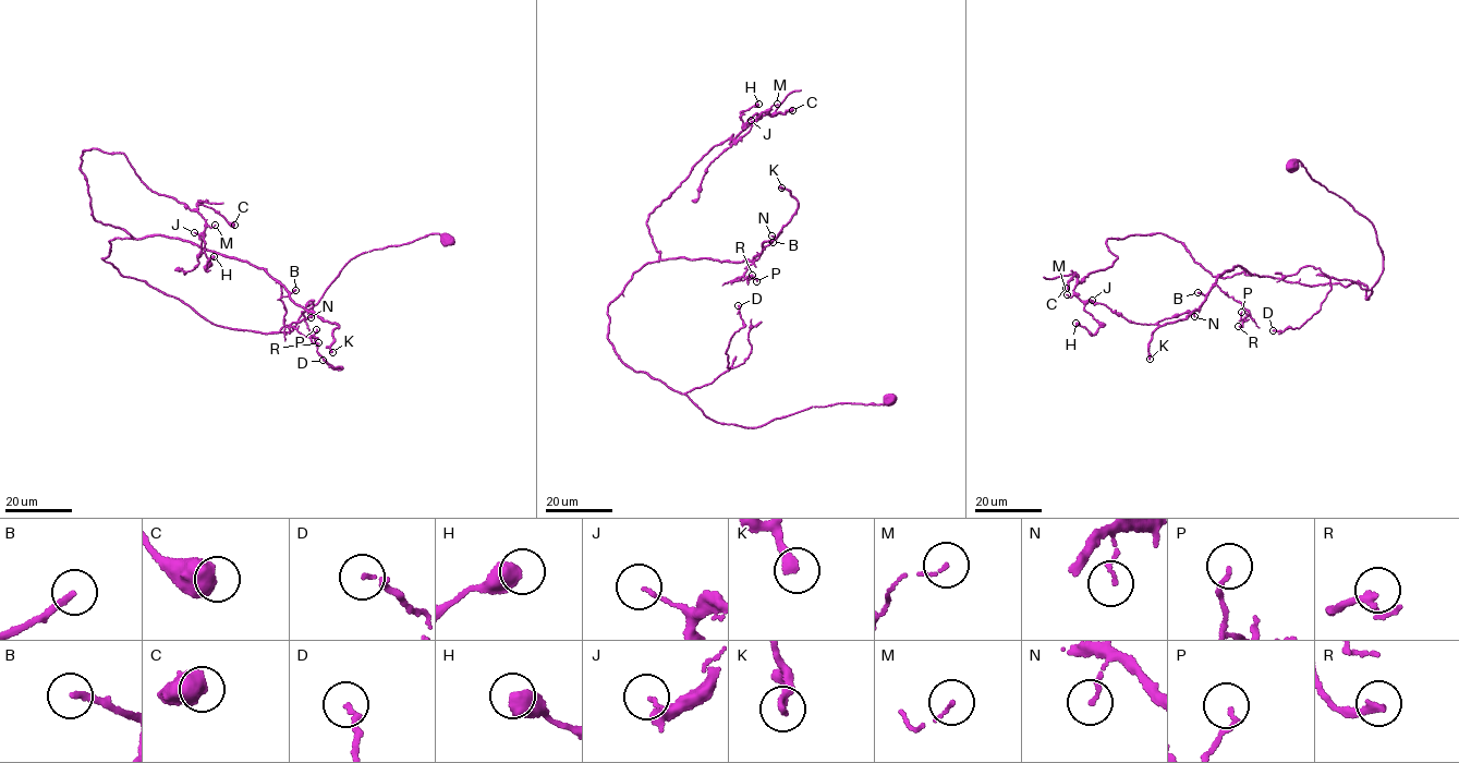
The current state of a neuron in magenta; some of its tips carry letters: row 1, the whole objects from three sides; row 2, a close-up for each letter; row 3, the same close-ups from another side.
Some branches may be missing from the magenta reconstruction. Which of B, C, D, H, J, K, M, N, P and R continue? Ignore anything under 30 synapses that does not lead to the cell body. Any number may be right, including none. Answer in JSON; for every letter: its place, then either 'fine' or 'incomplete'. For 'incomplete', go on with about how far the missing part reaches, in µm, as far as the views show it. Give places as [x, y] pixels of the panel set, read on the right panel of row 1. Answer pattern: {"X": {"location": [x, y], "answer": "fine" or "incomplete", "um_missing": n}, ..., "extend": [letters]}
{"B": {"location": [1198, 292], "answer": "fine"}, "C": {"location": [1066, 288], "answer": "fine"}, "D": {"location": [1273, 330], "answer": "fine"}, "H": {"location": [1075, 323], "answer": "fine"}, "J": {"location": [1092, 300], "answer": "fine"}, "K": {"location": [1150, 359], "answer": "fine"}, "M": {"location": [1067, 294], "answer": "fine"}, "N": {"location": [1194, 316], "answer": "fine"}, "P": {"location": [1241, 312], "answer": "fine"}, "R": {"location": [1238, 326], "answer": "fine"}, "extend": []}

